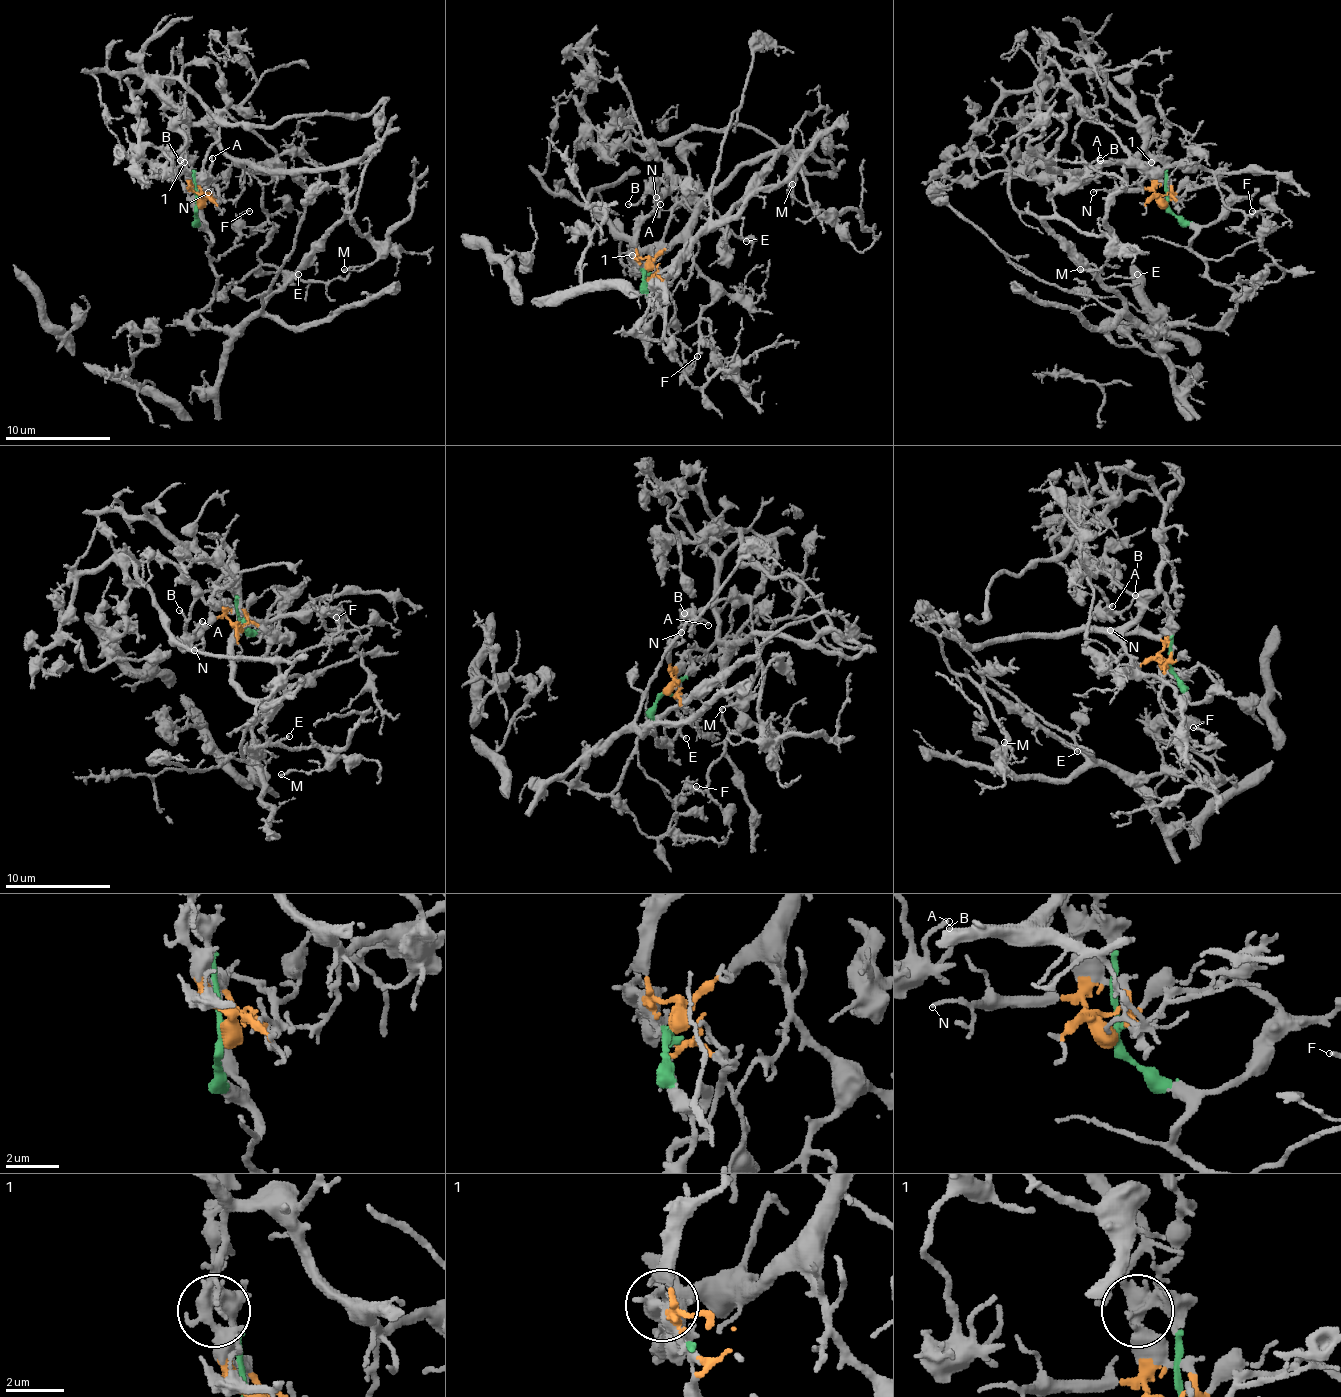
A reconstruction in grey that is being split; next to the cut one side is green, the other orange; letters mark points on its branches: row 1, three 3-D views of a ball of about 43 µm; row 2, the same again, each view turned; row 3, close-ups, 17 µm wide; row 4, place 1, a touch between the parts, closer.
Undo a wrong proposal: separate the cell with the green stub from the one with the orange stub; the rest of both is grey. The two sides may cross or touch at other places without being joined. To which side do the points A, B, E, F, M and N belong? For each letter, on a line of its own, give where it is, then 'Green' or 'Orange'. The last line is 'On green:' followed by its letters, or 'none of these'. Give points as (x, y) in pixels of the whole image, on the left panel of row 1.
A: Place: (212, 158). Orange
B: Place: (180, 160). Orange
E: Place: (298, 274). Green
F: Place: (249, 211). Green
M: Place: (344, 269). Green
N: Place: (208, 192). Orange
On green: E, F, M

